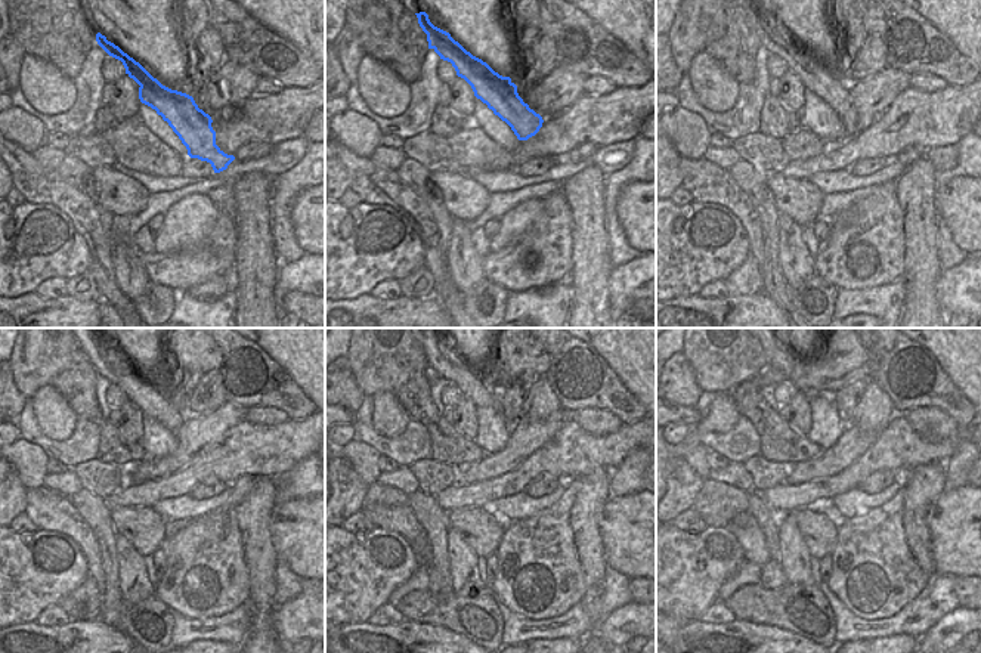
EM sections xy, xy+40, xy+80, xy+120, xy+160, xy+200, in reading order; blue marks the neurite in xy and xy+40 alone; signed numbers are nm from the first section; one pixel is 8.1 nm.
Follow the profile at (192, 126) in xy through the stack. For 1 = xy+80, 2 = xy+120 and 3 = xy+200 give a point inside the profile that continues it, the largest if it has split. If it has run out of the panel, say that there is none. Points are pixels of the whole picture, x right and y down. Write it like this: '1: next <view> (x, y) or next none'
1: next xy+80 (816, 76)
2: next xy+120 (110, 362)
3: next xy+200 (779, 358)

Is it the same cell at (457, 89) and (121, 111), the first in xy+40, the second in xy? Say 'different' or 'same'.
same

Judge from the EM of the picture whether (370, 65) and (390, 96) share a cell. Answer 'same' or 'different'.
same

